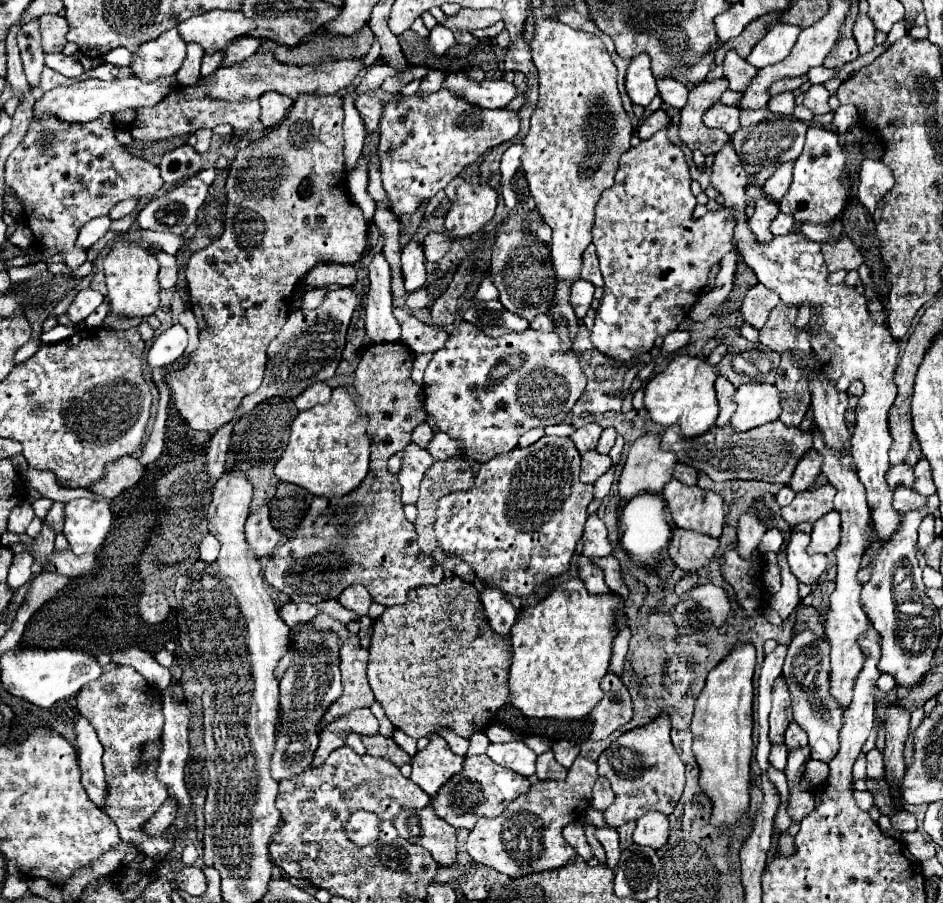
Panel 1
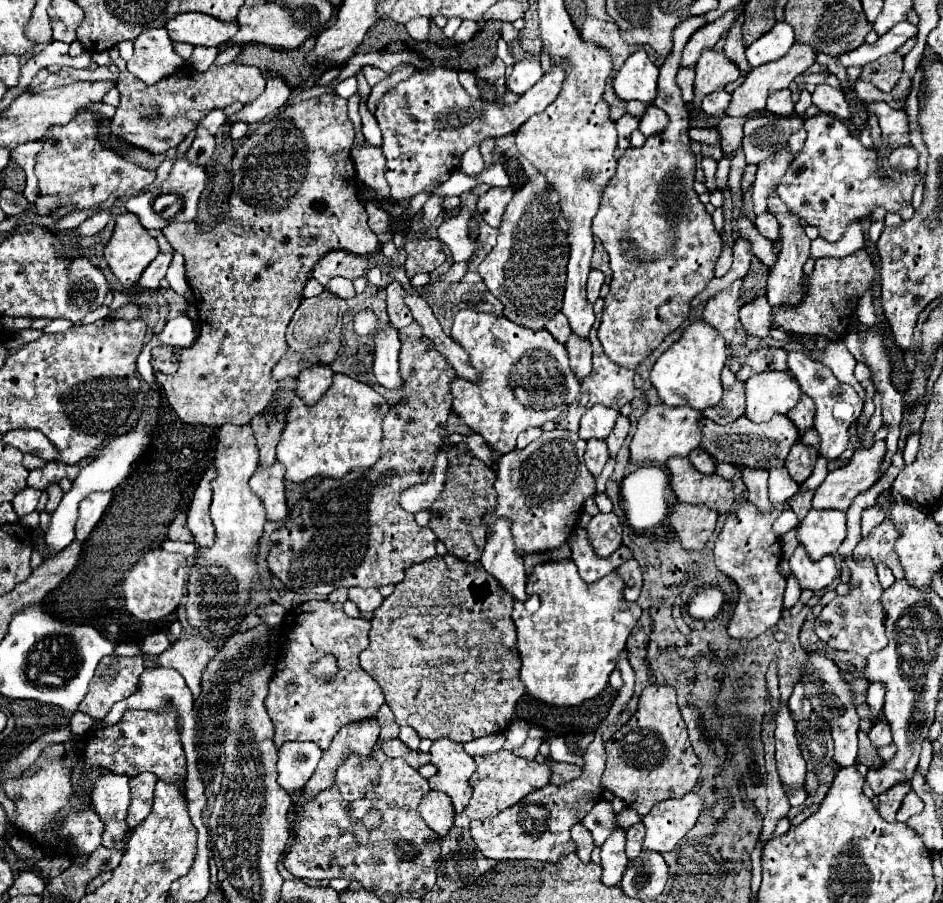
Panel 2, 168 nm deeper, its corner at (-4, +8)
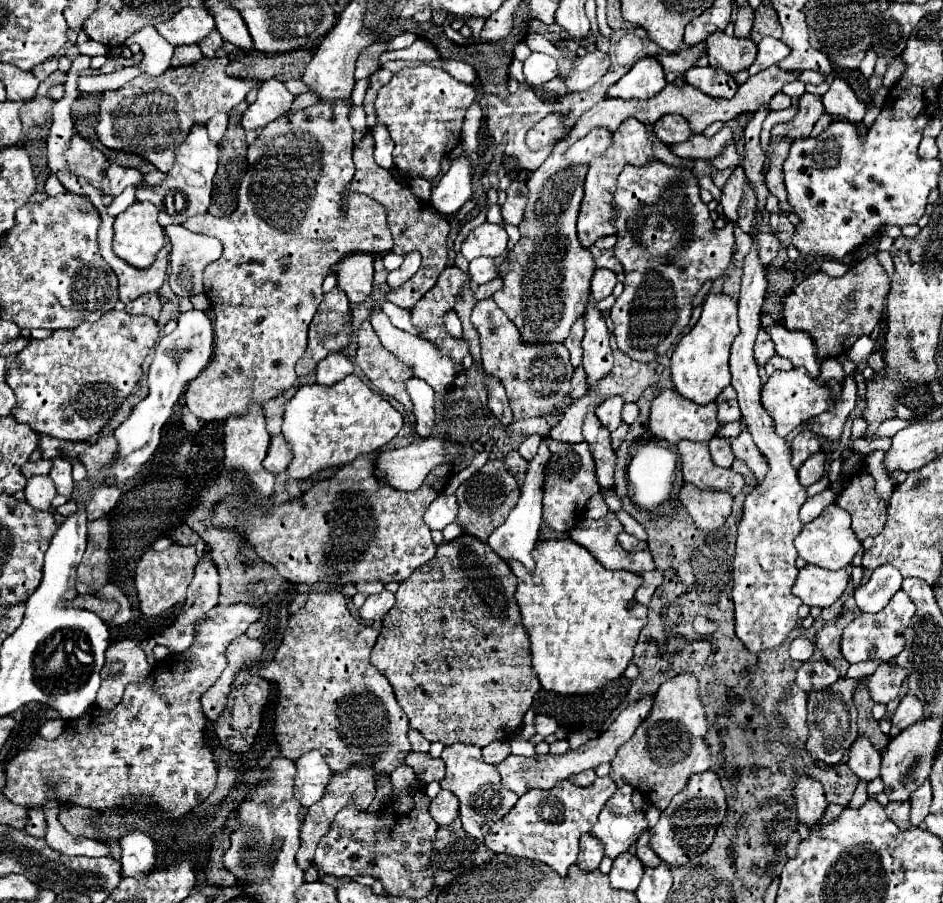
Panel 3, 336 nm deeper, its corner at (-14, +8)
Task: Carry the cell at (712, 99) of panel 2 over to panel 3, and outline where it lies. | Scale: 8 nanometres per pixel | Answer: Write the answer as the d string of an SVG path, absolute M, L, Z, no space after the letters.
M710 66L706 68L690 68L684 74L686 82L694 88L698 88L700 92L714 96L714 98L732 98L738 90L738 84L734 82L734 78L730 78L726 72L714 70Z

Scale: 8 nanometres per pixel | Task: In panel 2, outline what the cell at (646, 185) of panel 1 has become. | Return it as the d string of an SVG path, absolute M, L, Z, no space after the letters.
M694 16L680 22L672 32L674 48L660 68L658 96L654 100L654 106L662 108L668 114L668 128L660 136L648 138L642 148L628 148L624 152L624 156L618 160L616 174L612 176L608 188L604 188L600 208L592 220L592 232L600 238L604 250L608 252L612 268L610 294L606 296L598 338L610 360L624 368L636 368L638 364L642 364L670 332L682 326L690 312L690 300L704 290L710 278L714 278L714 264L722 250L722 240L714 230L712 216L704 210L704 204L698 200L698 194L692 188L696 158L690 150L688 138L688 110L674 80L680 68L680 56L686 40L704 24L708 24L704 16Z

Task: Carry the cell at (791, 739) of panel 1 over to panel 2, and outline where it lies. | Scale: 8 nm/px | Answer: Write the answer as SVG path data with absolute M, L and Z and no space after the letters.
M798 680L798 682L794 684L794 692L792 692L792 696L790 696L788 706L790 706L790 712L792 712L794 720L808 718L808 714L812 712L812 704L810 704L810 700L806 698L806 690L804 690L804 682L802 682L802 680Z

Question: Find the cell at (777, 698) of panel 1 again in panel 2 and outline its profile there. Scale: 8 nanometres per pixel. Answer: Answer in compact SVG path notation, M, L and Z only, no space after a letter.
M780 702L780 712L776 718L776 762L784 792L804 790L806 762L798 748L794 720L790 718L790 710L784 702Z

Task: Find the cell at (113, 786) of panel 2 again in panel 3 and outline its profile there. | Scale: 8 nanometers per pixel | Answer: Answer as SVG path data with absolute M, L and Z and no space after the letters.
M132 828L118 842L122 848L122 876L144 876L144 872L152 870L158 856L150 834L140 828Z

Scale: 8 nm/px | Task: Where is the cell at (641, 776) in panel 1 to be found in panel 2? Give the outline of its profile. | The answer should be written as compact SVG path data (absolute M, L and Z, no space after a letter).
M652 684L640 694L632 718L606 742L602 786L622 798L640 816L646 816L656 802L680 798L690 792L700 778L700 768L702 764L690 746L688 730L676 704L676 690L672 686Z

